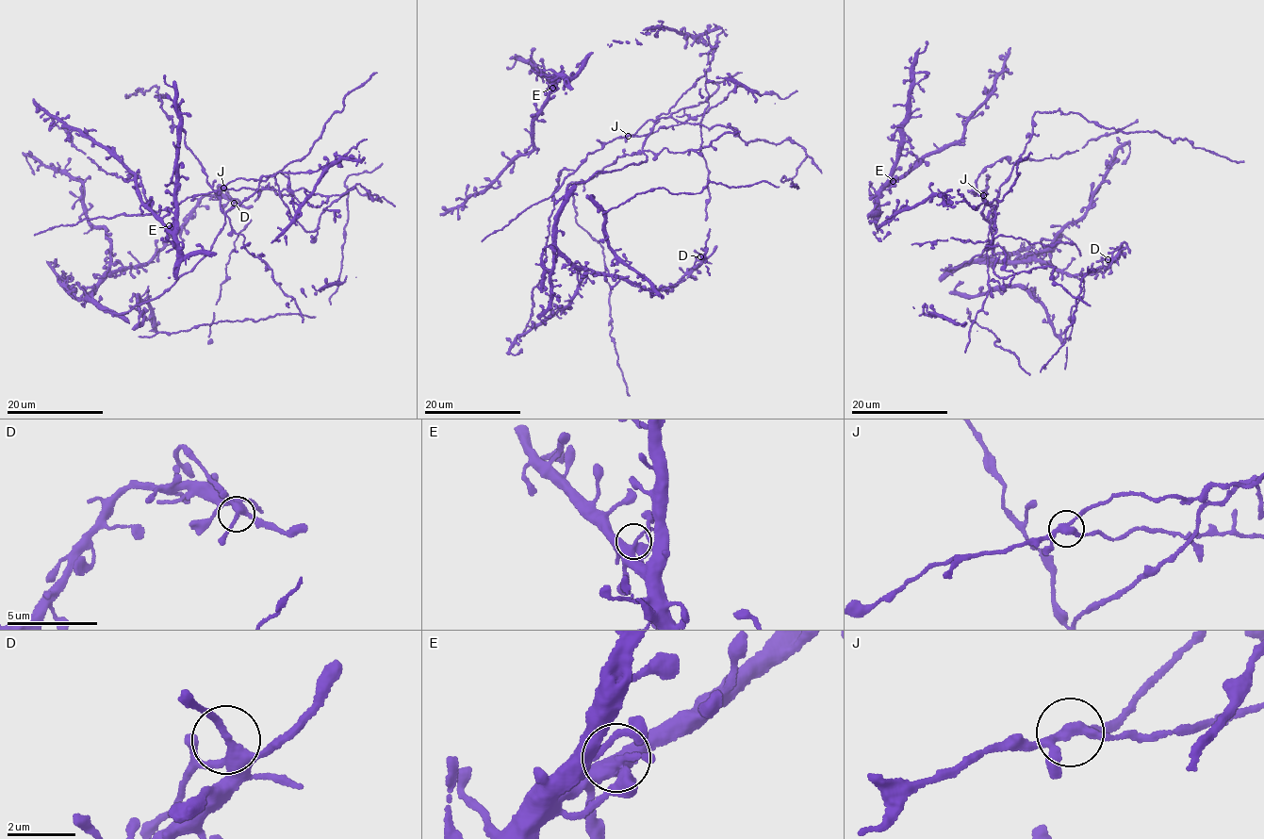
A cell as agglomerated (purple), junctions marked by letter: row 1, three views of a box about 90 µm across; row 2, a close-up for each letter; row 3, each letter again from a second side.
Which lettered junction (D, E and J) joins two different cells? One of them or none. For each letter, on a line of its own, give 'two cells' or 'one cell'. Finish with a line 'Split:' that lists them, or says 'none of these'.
D: one cell
E: one cell
J: two cells
Split: J

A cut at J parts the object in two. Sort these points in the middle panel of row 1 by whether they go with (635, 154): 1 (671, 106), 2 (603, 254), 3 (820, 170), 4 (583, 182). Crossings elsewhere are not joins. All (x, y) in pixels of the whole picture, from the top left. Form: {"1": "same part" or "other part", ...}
{"1": "other part", "2": "same part", "3": "same part", "4": "same part"}

